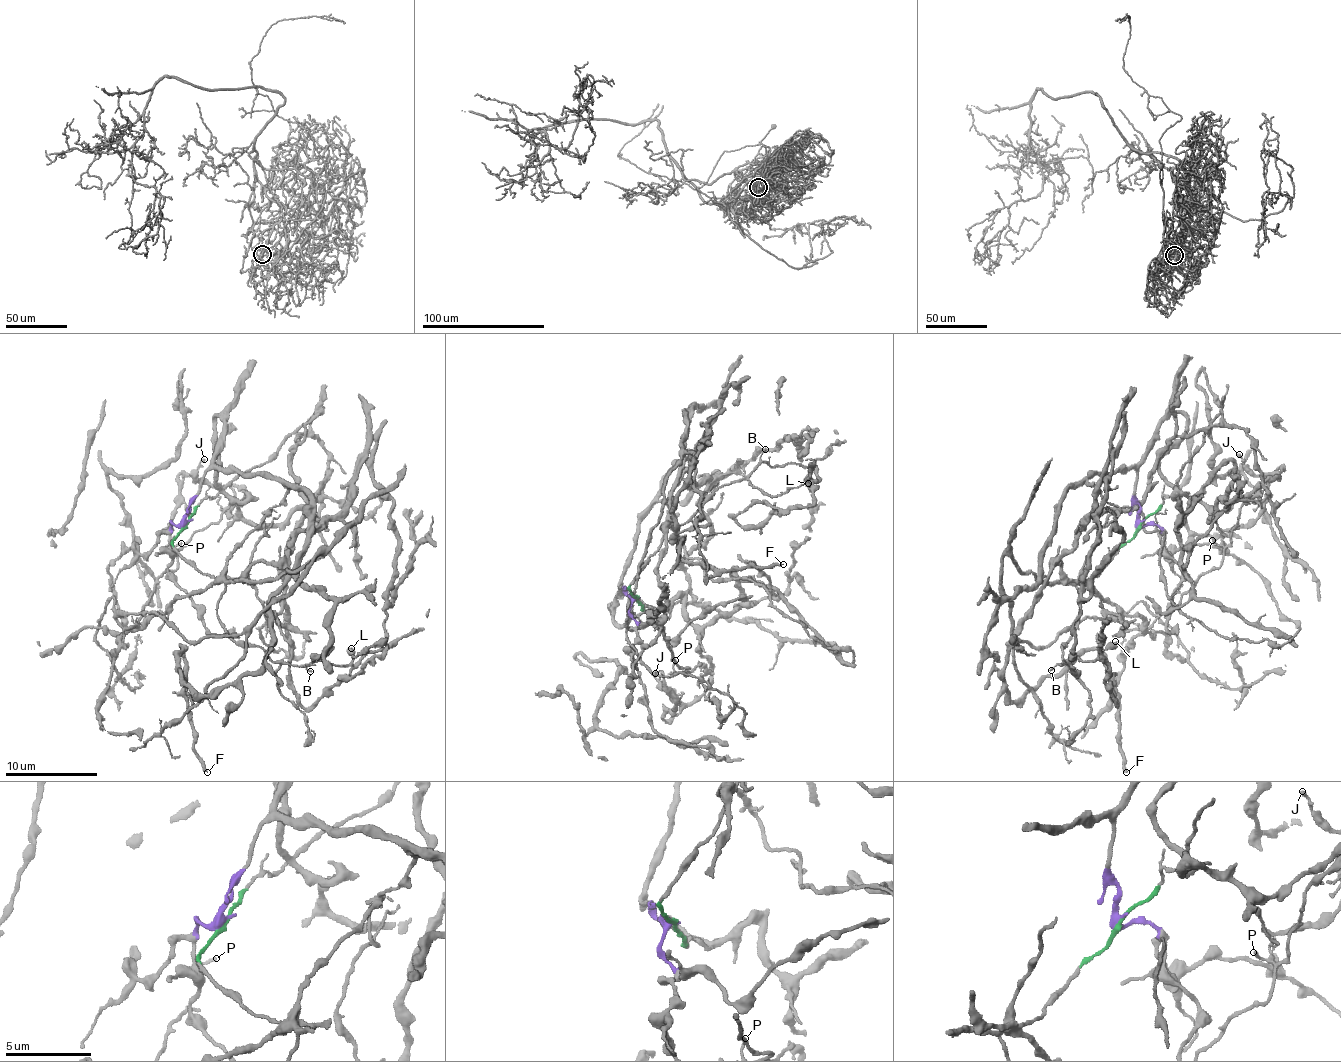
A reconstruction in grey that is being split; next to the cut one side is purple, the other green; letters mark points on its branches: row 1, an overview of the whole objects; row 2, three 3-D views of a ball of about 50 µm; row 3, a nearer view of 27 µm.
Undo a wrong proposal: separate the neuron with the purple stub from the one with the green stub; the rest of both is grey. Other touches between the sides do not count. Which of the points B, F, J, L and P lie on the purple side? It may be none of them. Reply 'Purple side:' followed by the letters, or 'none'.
Purple side: F, J

